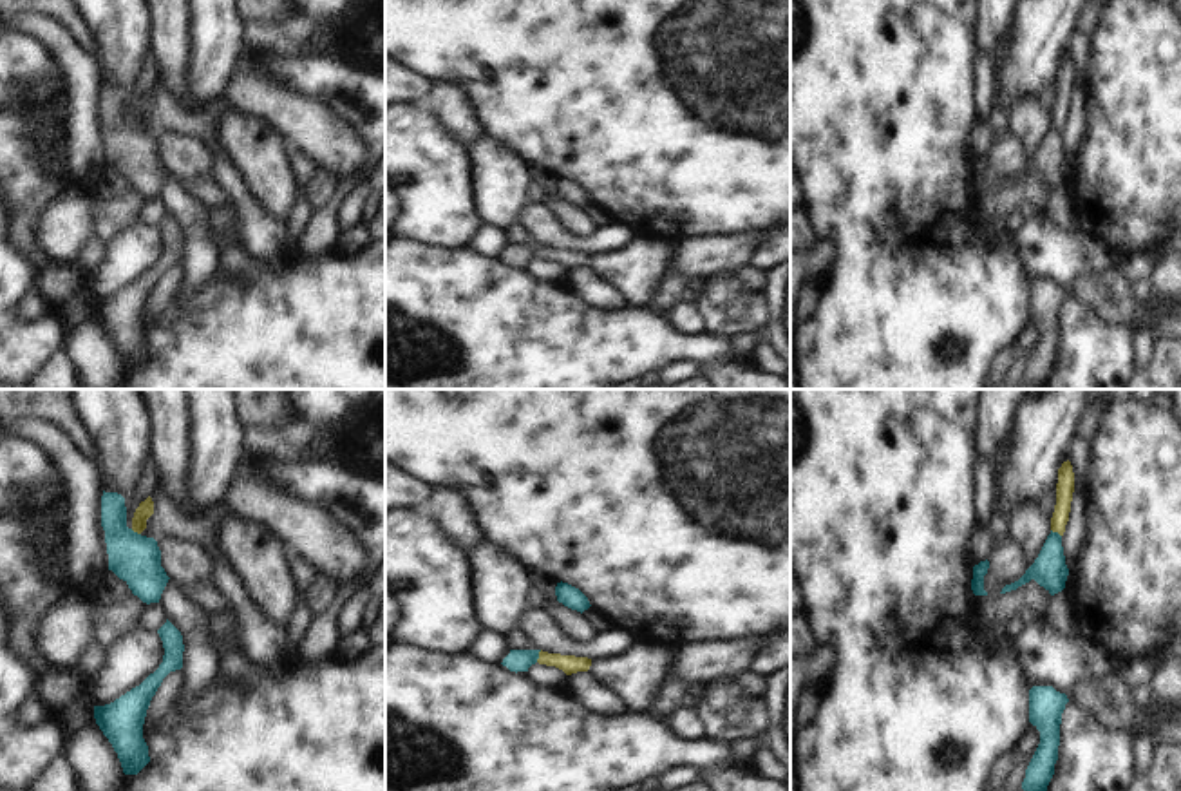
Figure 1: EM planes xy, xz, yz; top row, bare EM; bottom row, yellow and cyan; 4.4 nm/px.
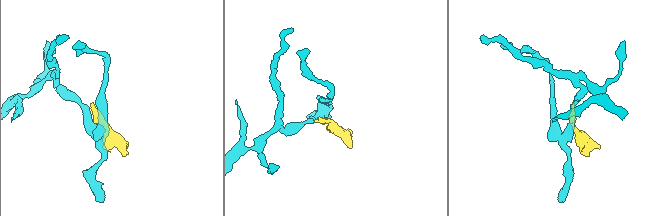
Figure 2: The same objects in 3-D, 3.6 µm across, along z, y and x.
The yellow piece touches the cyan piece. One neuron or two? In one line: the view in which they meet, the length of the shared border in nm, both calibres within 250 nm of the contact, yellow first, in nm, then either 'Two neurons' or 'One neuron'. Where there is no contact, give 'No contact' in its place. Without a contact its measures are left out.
Touches yellow in xz. Shared border 60 nm. Thickness 80 nm (yellow) against 100 nm. Two neurons.

